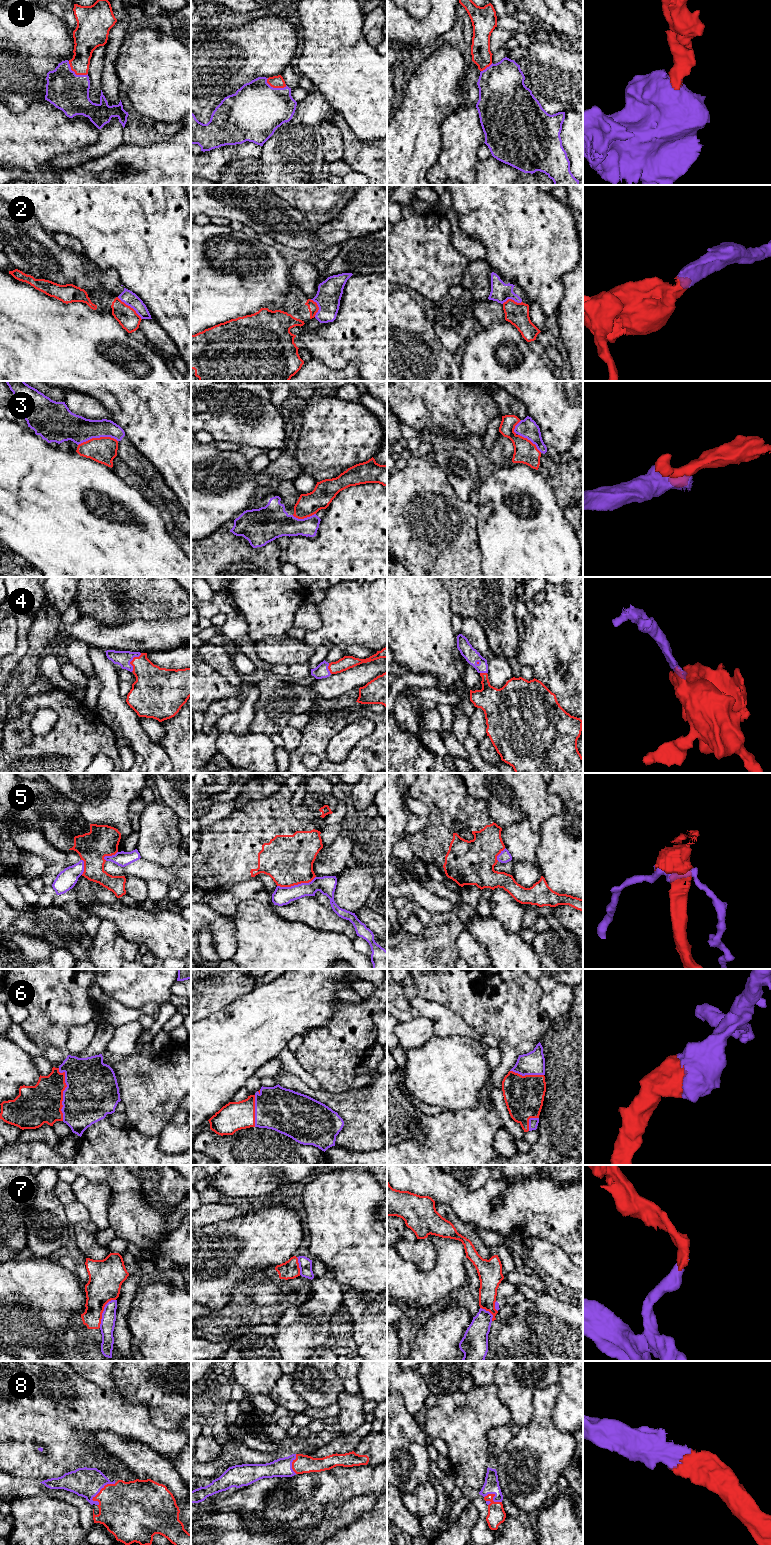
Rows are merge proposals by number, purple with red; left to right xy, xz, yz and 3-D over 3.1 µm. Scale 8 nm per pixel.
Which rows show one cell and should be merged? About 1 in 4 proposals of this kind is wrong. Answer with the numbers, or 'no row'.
1, 4, 6, 8

